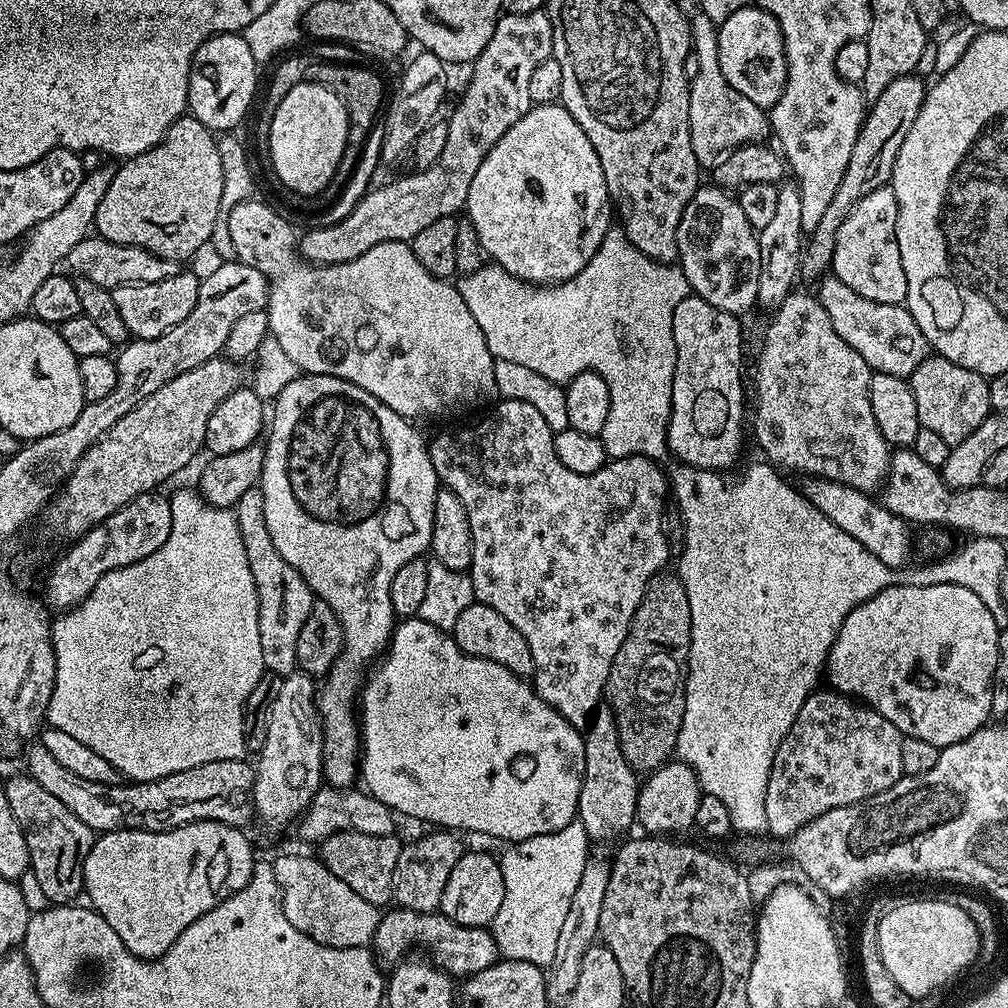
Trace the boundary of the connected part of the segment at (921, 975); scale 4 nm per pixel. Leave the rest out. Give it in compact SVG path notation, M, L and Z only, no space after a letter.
M955 899L908 900L905 904L893 903L891 907L889 907L888 913L881 918L880 925L878 926L878 950L882 954L882 966L886 966L890 978L894 978L894 982L898 982L898 986L902 986L902 990L908 997L919 998L933 995L933 993L937 991L935 988L940 988L943 984L950 983L955 976L962 975L975 960L978 960L980 956L980 935L978 934L978 928L974 926L974 920L970 918L970 914L966 914L966 910L962 910L962 906L958 906Z

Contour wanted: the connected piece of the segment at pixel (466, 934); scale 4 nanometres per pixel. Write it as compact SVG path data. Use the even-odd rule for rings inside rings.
M396 906L388 911L381 915L378 922L378 930L374 934L370 945L371 951L381 965L395 966L399 964L401 960L411 953L408 952L411 948L428 948L429 954L427 953L427 955L430 957L431 963L435 964L436 967L441 968L442 971L448 973L453 978L467 978L478 974L482 970L486 970L491 964L495 964L500 956L498 946L494 942L494 938L488 928L462 926L458 922L446 918L444 913L439 910L435 912L419 912L418 910Z

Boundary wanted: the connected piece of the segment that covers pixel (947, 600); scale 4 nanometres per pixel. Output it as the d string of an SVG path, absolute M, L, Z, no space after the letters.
M897 582L891 584L886 590L874 594L854 610L850 610L850 614L846 614L836 635L832 652L828 656L826 676L827 679L832 679L831 687L835 691L867 704L878 714L882 714L890 722L894 722L894 726L898 726L898 730L905 736L922 738L922 742L934 742L934 746L942 749L970 738L970 734L974 734L989 723L992 716L992 679L994 670L998 666L1000 630L1001 625L994 618L994 614L990 614L990 610L986 610L986 602L982 602L982 598L978 598L978 594L974 594L974 590L966 590L966 586L954 586L953 584L910 586Z

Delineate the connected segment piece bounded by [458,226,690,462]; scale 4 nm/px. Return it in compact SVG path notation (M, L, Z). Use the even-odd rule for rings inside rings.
M612 226L609 227L608 233L602 238L600 248L594 254L594 258L590 258L590 262L586 262L586 266L582 266L582 270L578 270L578 274L574 274L569 280L563 280L560 284L553 284L551 286L527 284L525 280L519 280L517 276L509 274L502 265L495 262L486 262L478 270L461 275L458 280L458 287L462 294L462 302L466 302L466 306L470 306L470 314L474 314L474 322L478 322L478 330L482 330L482 338L486 338L486 346L490 350L493 360L496 361L496 365L494 366L494 382L496 383L497 393L499 393L503 399L517 400L518 402L530 402L530 406L538 406L542 418L546 418L546 426L550 426L553 433L558 433L569 428L568 415L566 414L566 394L564 393L564 388L561 386L567 385L568 381L573 380L573 378L580 372L596 372L606 382L606 386L610 390L610 410L606 414L606 426L601 430L599 435L600 441L604 444L605 453L612 458L619 458L621 456L645 456L648 460L655 460L657 462L663 461L663 456L667 457L669 455L668 423L670 422L670 414L672 413L672 383L674 382L674 366L676 365L676 347L674 346L674 306L678 306L678 302L682 302L682 298L686 298L690 295L686 274L675 263L662 264L658 260L652 260L646 254L642 254L642 250L638 250L628 241L628 236L624 233L623 228Z

